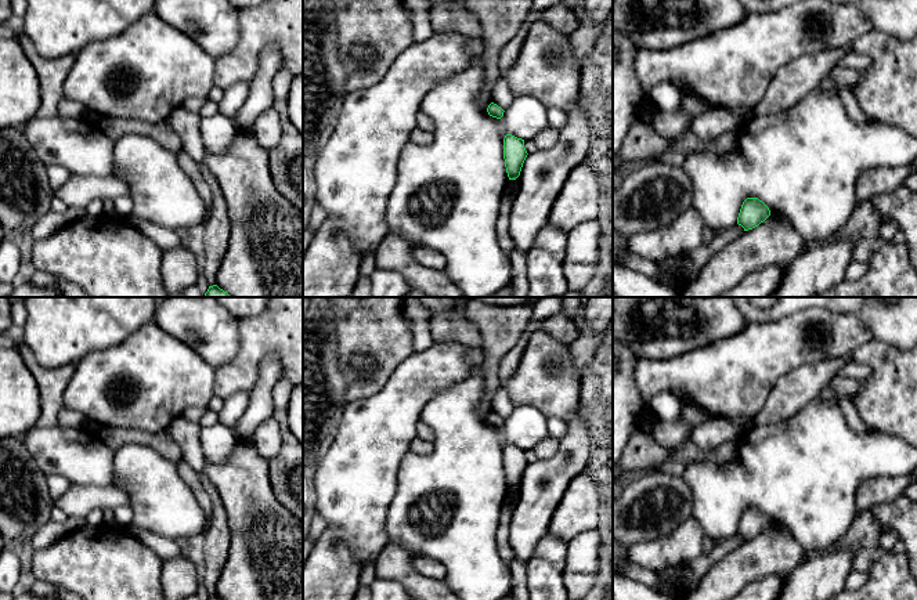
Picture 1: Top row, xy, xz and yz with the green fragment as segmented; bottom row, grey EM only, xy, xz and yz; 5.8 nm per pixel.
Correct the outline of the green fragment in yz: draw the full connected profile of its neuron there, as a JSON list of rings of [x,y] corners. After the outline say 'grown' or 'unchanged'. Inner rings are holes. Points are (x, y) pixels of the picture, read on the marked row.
[[[747,198],[740,209],[737,224],[744,231],[752,229],[770,216],[769,207],[758,198]]]; unchanged

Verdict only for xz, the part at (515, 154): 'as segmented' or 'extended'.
as segmented

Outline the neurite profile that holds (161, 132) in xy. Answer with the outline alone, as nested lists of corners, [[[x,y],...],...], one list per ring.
[[[97,116],[95,123],[113,141],[118,141],[127,134],[140,134],[154,138],[176,155],[183,149],[178,135],[166,122],[148,123],[140,122],[137,119],[113,119],[108,116]]]

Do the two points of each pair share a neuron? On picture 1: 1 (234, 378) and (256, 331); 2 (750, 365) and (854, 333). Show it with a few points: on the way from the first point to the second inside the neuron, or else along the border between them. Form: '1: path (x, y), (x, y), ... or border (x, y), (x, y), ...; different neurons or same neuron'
1: path (245, 367), (256, 342); same neuron
2: path (776, 349), (807, 320), (823, 318), (827, 322); same neuron

